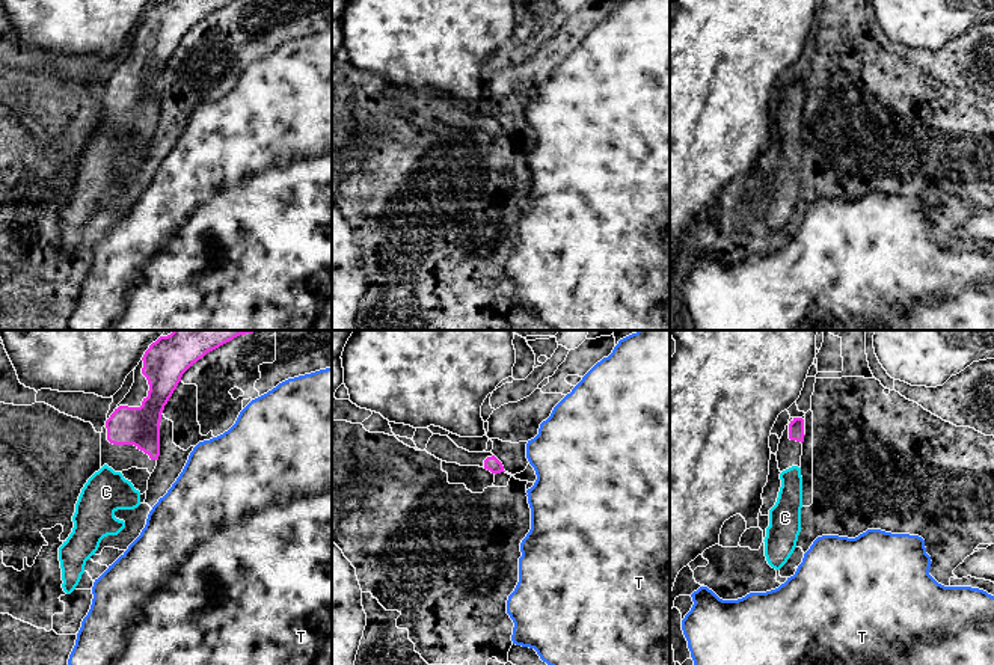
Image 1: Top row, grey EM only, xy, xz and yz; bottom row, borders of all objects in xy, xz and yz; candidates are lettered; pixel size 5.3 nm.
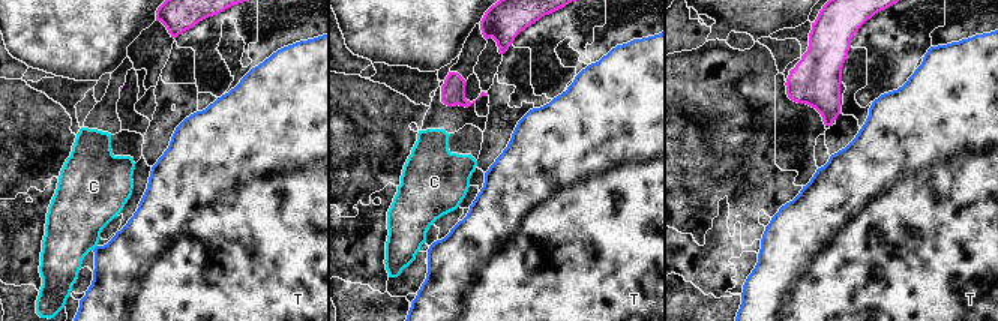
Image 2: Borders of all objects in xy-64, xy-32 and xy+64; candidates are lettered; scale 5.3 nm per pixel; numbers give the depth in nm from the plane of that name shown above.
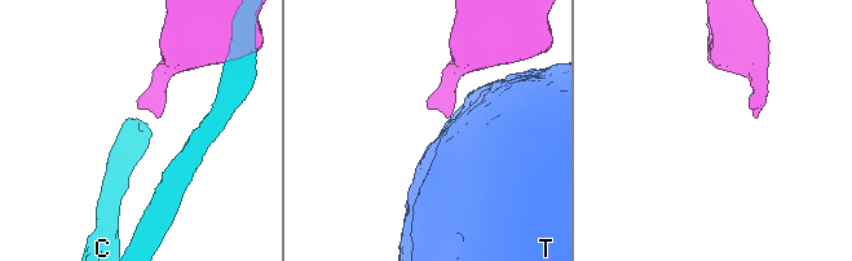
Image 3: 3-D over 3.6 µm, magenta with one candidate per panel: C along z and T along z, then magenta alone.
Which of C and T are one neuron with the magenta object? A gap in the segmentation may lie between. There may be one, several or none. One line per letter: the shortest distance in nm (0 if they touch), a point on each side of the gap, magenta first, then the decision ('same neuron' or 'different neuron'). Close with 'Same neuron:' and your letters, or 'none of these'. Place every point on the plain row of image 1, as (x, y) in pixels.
C: 120 nm | xy (113, 106), (106, 127) | same neuron
T: 140 nm | xz (503, 128), (527, 119) | different neuron
Same neuron: C

